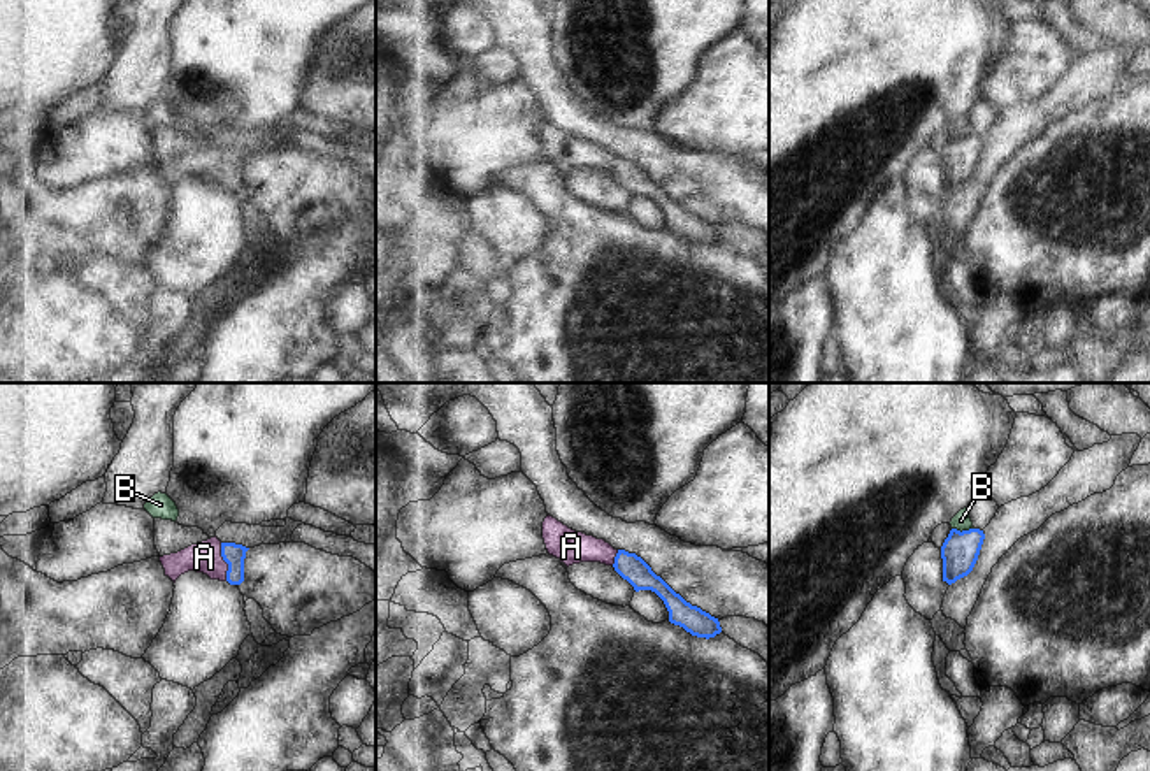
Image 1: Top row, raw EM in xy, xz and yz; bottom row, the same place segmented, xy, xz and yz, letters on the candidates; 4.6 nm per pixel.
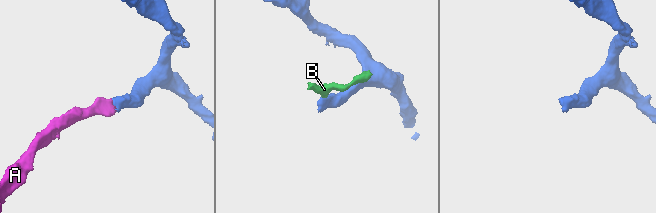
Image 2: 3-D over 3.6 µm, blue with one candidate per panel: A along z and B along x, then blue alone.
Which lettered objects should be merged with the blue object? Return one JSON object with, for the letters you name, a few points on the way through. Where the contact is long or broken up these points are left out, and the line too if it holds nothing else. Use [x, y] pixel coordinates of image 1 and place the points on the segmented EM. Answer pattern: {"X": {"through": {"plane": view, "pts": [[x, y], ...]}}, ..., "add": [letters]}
{"A": {"through": {"plane": "xy", "pts": [[232, 554], [225, 561], [204, 557]]}}, "add": ["A"]}

